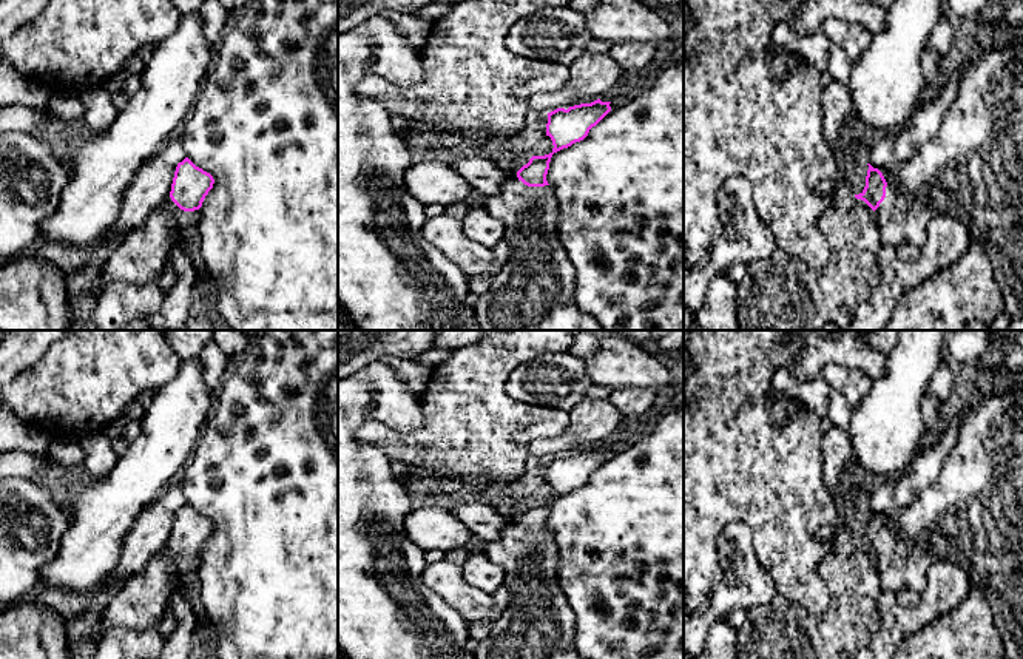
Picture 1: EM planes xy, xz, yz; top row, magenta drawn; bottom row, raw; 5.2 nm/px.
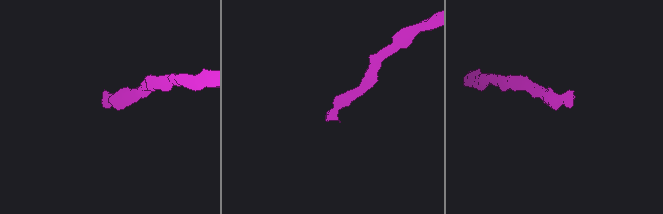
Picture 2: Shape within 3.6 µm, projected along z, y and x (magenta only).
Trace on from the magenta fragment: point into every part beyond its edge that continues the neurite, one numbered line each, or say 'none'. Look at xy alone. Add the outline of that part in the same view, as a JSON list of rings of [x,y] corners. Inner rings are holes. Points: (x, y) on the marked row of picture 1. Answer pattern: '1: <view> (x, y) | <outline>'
1: xy (139, 260) | [[[168,194],[106,258],[102,272],[93,281],[91,298],[99,301],[113,282],[143,286],[159,281],[176,233],[198,225],[199,219],[201,208],[184,211]]]

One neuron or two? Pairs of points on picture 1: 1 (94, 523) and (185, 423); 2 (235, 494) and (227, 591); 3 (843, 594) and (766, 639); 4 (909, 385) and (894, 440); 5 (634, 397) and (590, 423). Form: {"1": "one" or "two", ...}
{"1": "one", "2": "one", "3": "one", "4": "one", "5": "two"}

